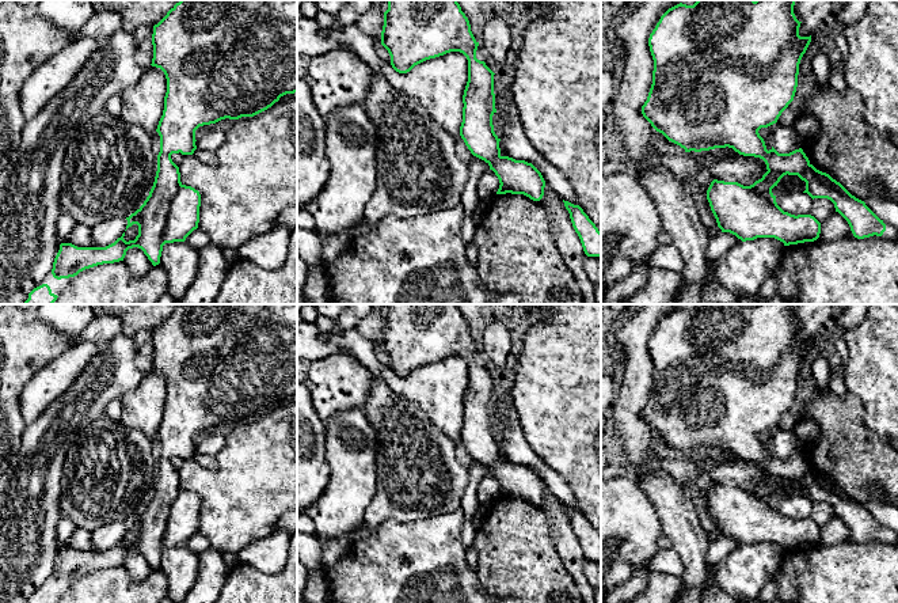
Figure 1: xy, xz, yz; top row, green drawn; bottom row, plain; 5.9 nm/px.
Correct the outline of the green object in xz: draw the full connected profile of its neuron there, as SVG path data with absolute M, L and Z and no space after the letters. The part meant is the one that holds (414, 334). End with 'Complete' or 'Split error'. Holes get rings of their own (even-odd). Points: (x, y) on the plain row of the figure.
M388 304L381 349L399 378L415 369L460 356L468 364L468 386L463 399L460 440L471 458L484 464L499 483L496 498L524 498L533 505L544 500L541 477L525 464L501 459L501 443L494 436L494 376L476 363L479 346L457 304Z. Complete

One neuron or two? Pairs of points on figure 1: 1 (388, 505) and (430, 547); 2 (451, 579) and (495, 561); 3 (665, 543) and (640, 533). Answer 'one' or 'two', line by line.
1: two
2: two
3: two

